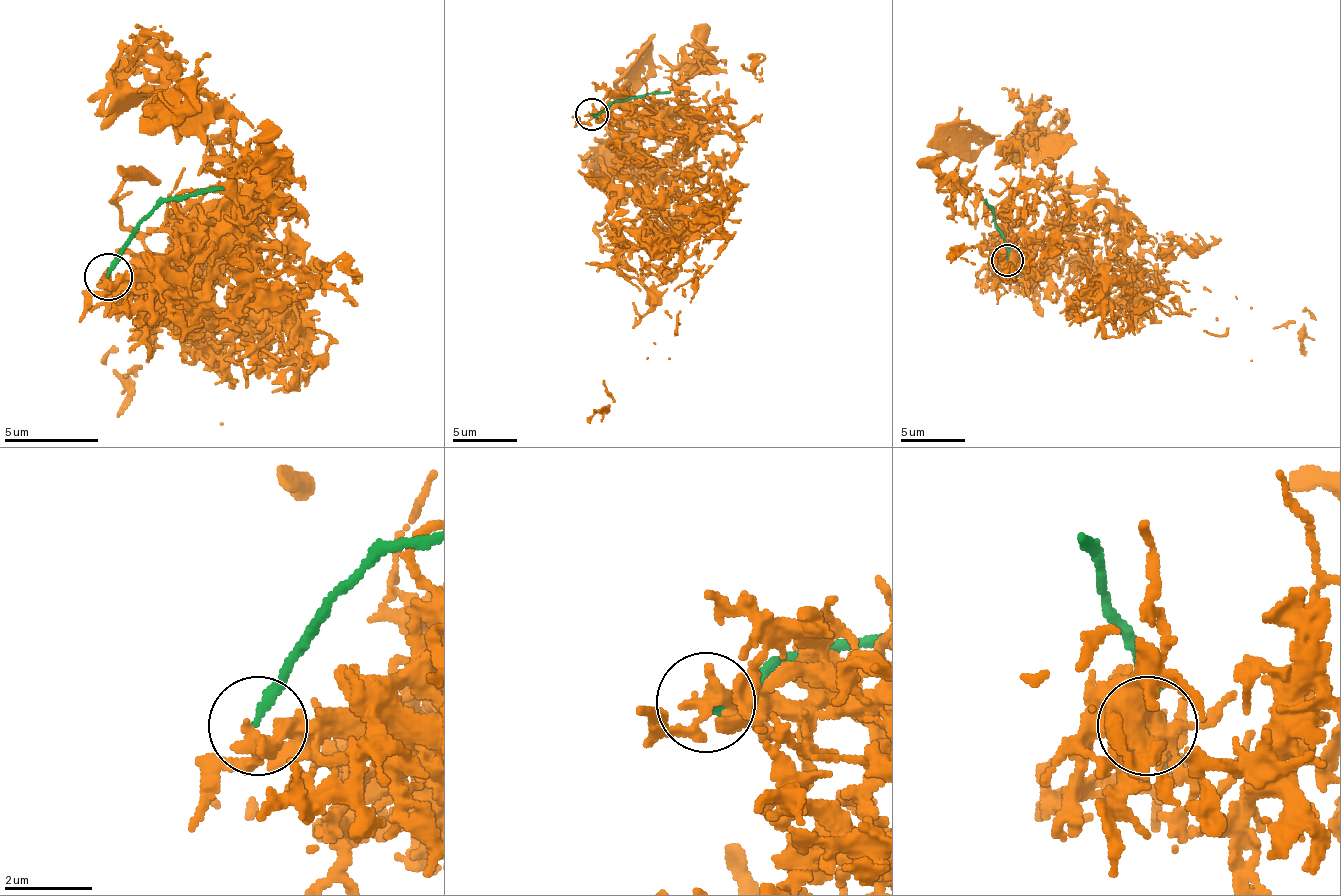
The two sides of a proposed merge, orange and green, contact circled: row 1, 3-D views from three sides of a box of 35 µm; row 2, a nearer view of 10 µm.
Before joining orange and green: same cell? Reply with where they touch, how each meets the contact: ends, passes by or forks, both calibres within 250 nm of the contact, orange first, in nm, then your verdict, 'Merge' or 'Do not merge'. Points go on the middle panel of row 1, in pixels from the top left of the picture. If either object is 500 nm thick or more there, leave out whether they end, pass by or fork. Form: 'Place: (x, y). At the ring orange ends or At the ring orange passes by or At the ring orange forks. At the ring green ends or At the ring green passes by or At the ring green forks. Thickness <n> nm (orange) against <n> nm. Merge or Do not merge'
Place: (592, 114). At the ring orange passes by. At the ring green ends. Thickness 280 nm (orange) against 170 nm. Do not merge

